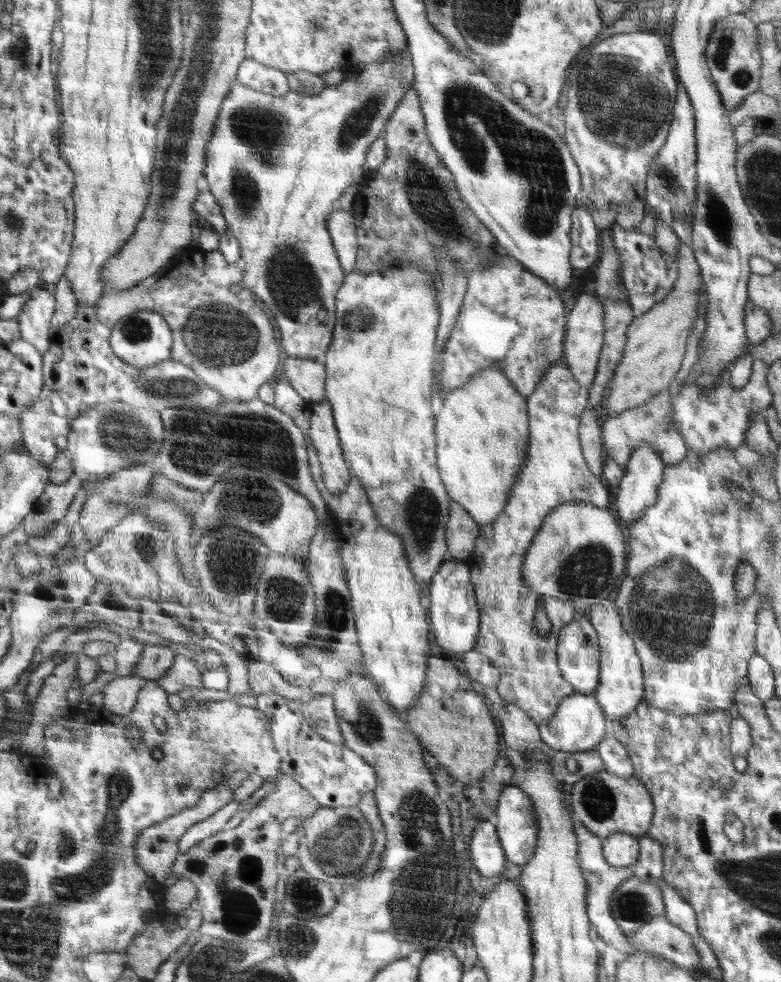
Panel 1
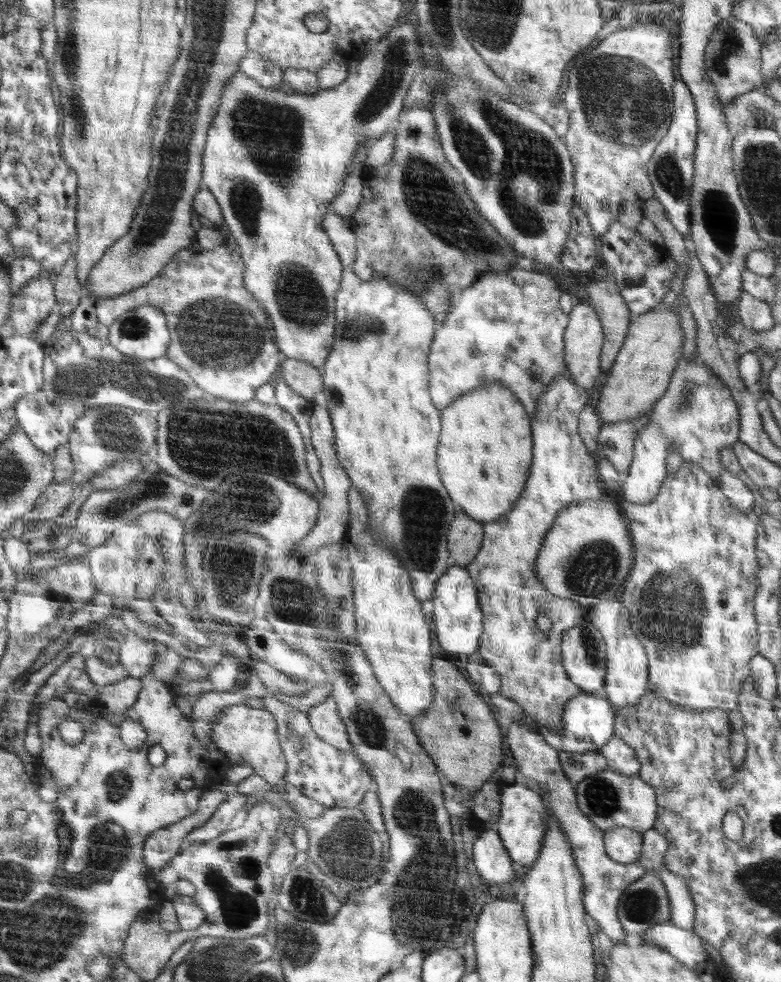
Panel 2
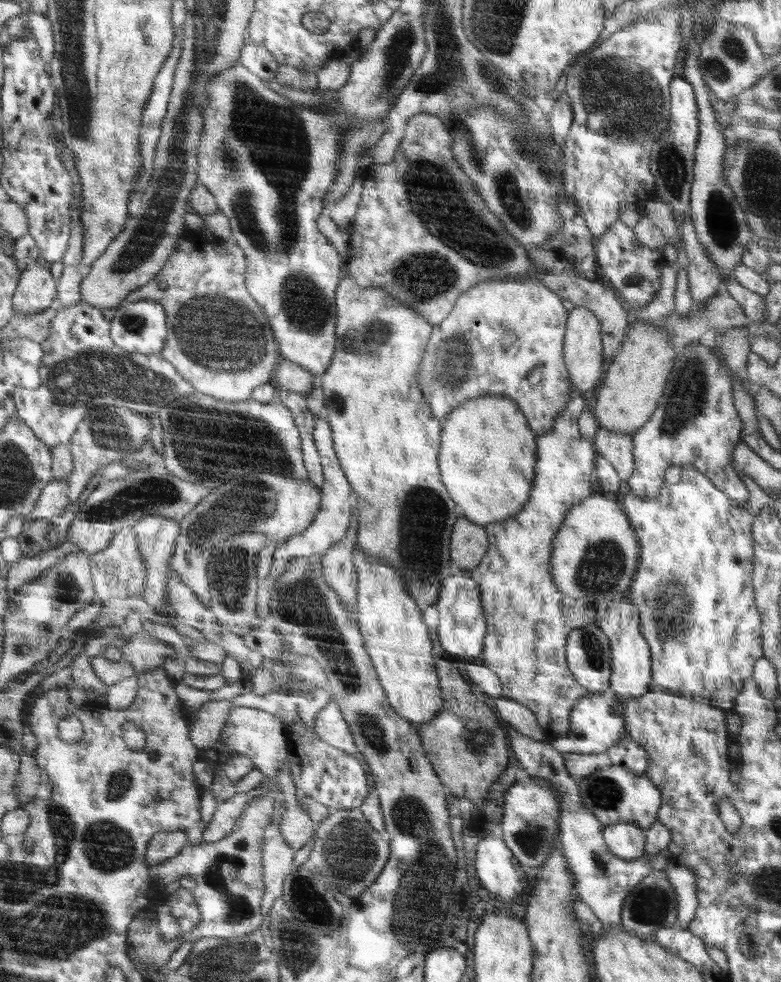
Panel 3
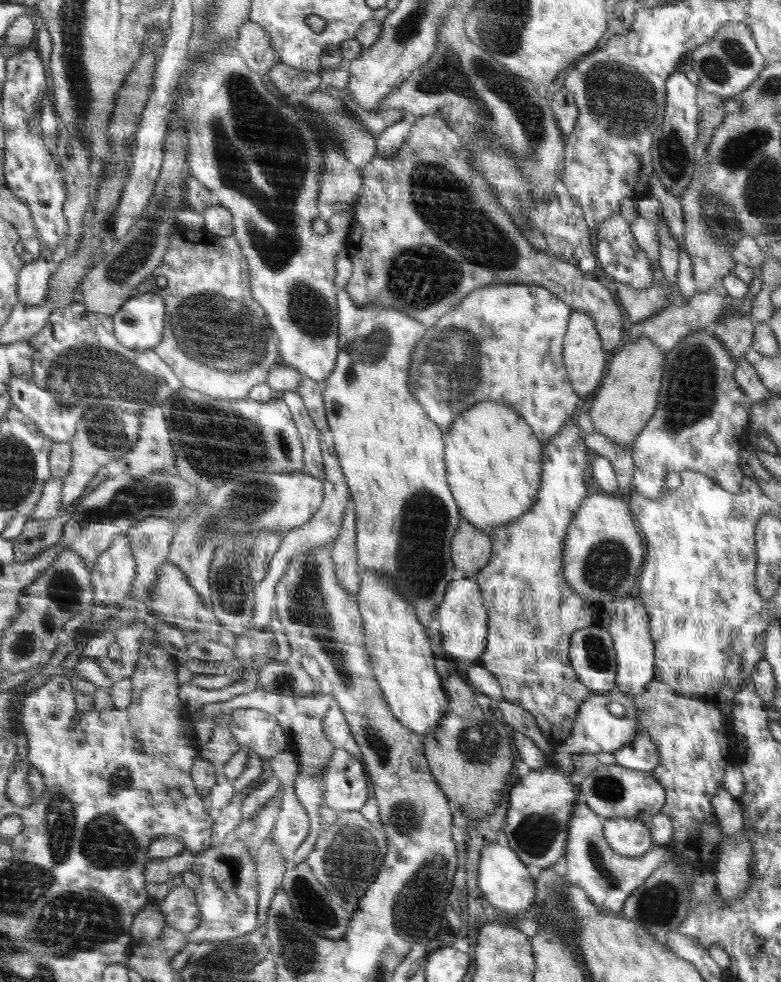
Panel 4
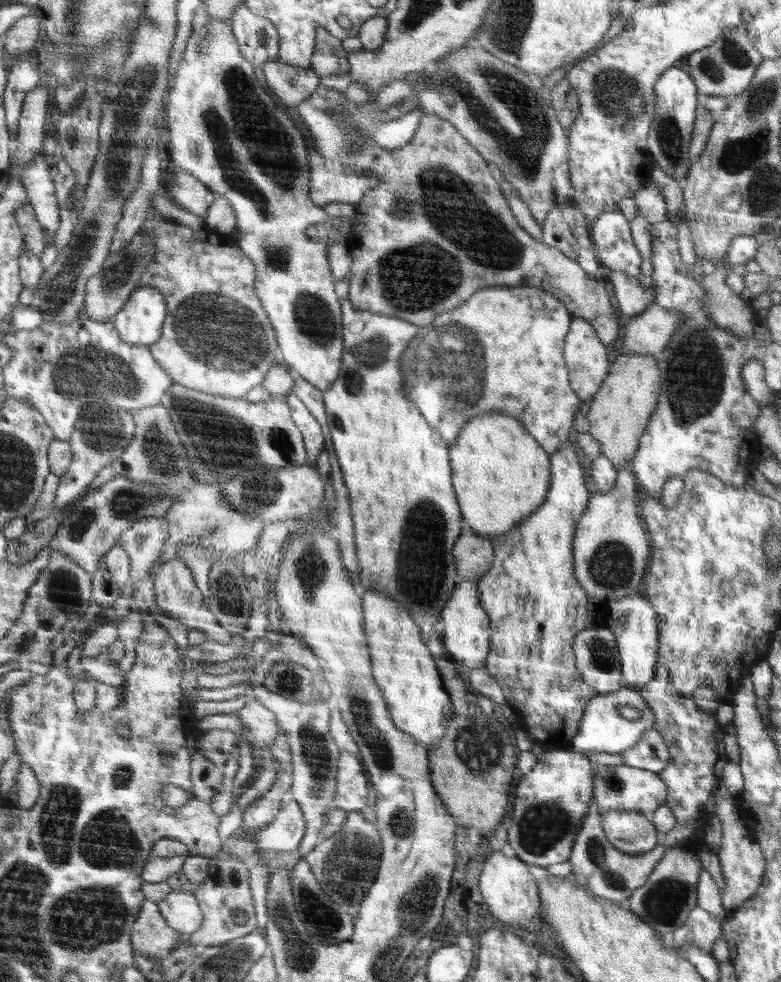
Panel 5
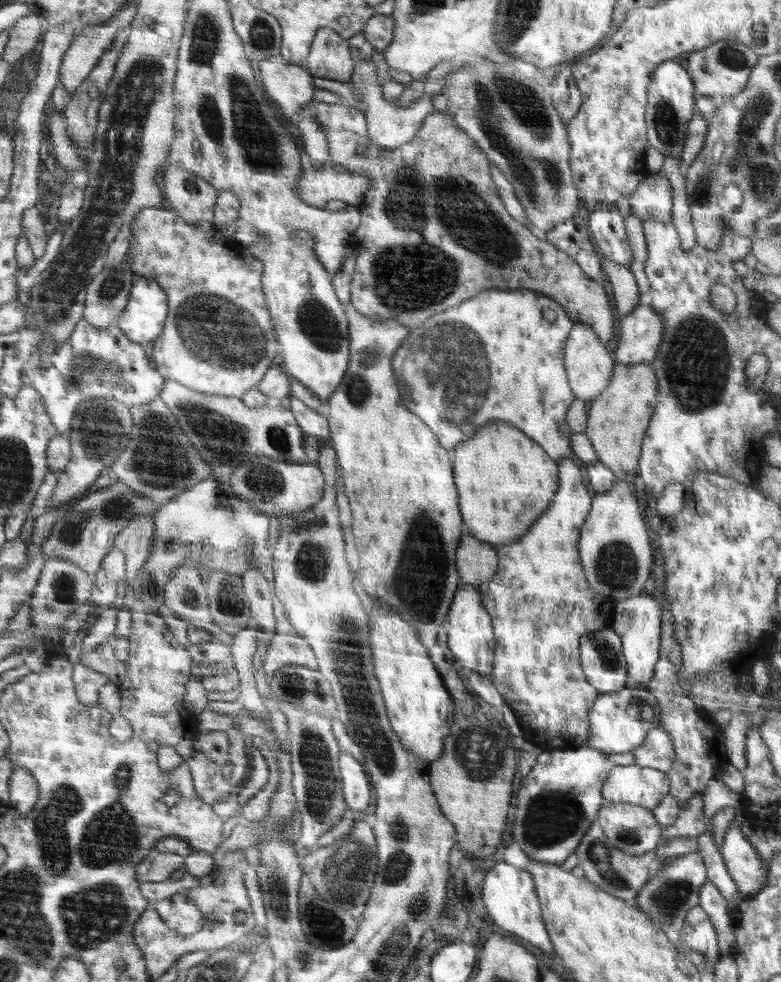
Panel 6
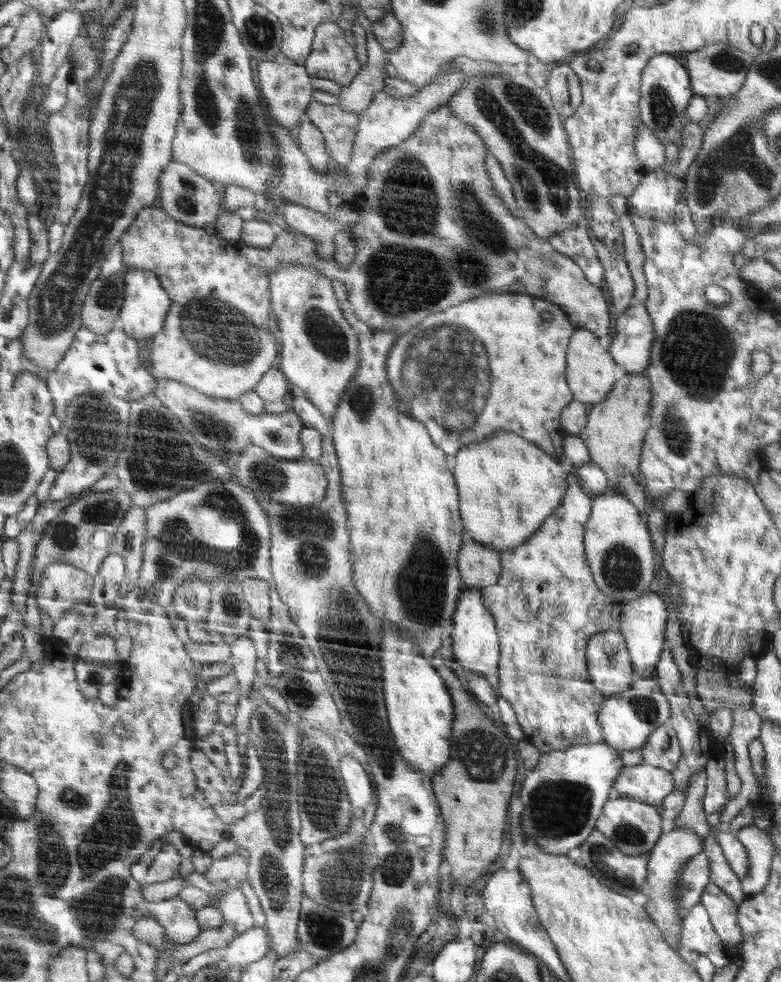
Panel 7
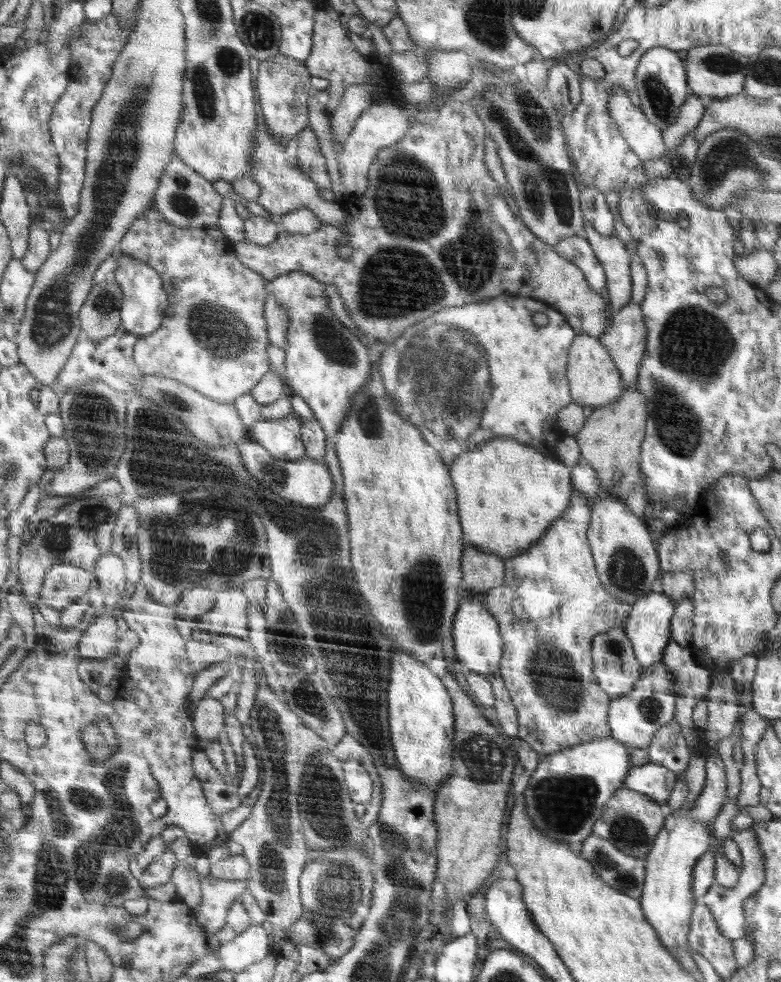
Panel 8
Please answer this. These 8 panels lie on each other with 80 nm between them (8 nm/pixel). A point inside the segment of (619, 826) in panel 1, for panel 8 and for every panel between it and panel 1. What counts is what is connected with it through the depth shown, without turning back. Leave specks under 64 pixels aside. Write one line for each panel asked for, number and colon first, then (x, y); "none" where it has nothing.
2: (611, 800)
3: (613, 794)
4: (612, 791)
5: (623, 787)
6: (642, 786)
7: (646, 783)
8: (656, 781)

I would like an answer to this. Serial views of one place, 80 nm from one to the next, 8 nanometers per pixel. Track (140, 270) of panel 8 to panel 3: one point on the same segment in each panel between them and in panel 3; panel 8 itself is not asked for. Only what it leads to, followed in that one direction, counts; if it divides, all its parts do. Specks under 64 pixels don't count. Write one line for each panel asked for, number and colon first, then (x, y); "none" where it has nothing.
3: (139, 327)
4: (139, 324)
5: (140, 322)
6: (142, 321)
7: (146, 304)

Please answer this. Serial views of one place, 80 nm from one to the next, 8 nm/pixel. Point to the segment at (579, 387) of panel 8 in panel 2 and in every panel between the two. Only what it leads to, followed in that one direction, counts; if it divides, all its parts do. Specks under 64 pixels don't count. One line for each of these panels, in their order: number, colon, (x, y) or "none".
2: (585, 335)
3: (584, 351)
4: (586, 360)
5: (588, 364)
6: (590, 367)
7: (592, 373)

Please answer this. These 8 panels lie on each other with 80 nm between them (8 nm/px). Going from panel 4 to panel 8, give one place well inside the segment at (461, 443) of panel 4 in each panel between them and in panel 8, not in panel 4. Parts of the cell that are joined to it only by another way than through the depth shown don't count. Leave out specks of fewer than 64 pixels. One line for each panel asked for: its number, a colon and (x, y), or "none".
5: (501, 473)
6: (506, 480)
7: (508, 485)
8: (508, 493)

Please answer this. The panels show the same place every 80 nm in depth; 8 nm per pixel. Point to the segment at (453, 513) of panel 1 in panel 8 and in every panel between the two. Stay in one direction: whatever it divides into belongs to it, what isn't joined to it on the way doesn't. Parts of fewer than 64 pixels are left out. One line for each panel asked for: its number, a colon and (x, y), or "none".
2: (465, 540)
3: (469, 542)
4: (471, 549)
5: (474, 555)
6: (478, 561)
7: (480, 565)
8: (482, 571)

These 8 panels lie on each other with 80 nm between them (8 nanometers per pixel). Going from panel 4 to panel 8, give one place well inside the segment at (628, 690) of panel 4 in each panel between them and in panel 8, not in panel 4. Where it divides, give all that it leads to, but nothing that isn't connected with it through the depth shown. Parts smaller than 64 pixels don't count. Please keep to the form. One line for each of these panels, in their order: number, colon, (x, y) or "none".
5: (635, 621)
6: (638, 618)
7: (643, 621)
8: (649, 622)

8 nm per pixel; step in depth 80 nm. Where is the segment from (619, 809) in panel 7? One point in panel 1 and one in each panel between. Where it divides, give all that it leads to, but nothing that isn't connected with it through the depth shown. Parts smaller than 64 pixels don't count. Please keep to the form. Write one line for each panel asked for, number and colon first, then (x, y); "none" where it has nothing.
1: (621, 849)
2: (625, 845)
3: (626, 840)
4: (629, 836)
5: (631, 832)
6: (632, 828)

